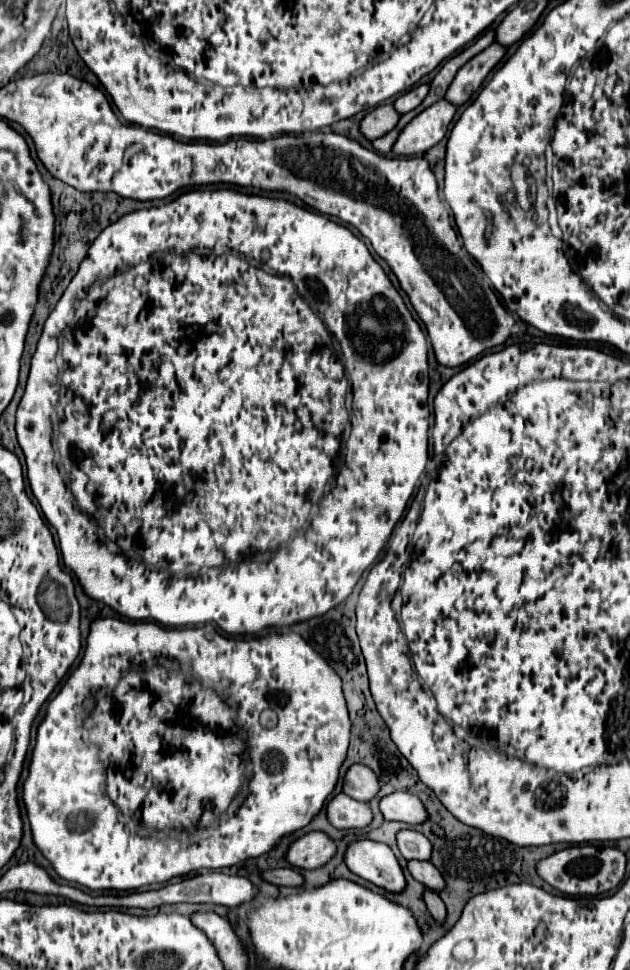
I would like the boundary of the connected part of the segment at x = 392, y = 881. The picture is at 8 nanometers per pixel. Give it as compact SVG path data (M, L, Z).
M360 840L350 844L346 852L346 866L356 876L392 894L400 894L406 890L404 872L394 852L386 844L372 842L372 840Z

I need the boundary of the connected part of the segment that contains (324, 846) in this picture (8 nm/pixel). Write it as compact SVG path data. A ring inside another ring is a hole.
M308 832L306 836L298 838L286 858L292 866L302 868L302 870L314 870L324 866L326 862L330 862L336 854L336 844L334 840L324 834L324 832Z

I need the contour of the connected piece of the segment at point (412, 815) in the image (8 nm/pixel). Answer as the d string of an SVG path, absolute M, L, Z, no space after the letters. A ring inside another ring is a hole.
M394 792L382 798L380 810L386 820L398 820L406 824L422 824L428 820L428 812L422 800L408 792Z

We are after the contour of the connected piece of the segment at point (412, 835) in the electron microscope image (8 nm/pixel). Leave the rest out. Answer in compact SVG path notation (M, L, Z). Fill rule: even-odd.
M402 830L398 834L398 848L406 860L430 860L432 844L416 830Z

